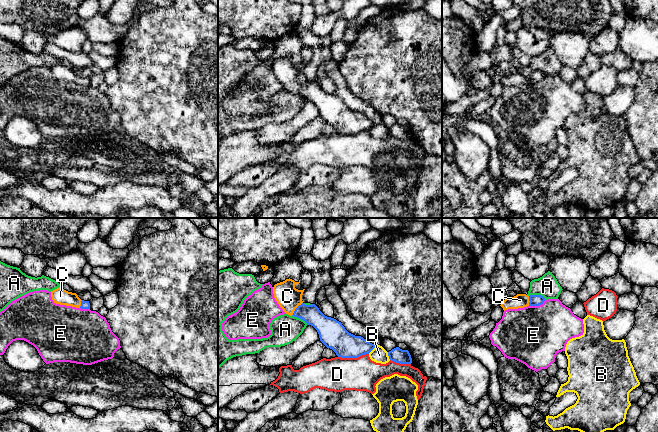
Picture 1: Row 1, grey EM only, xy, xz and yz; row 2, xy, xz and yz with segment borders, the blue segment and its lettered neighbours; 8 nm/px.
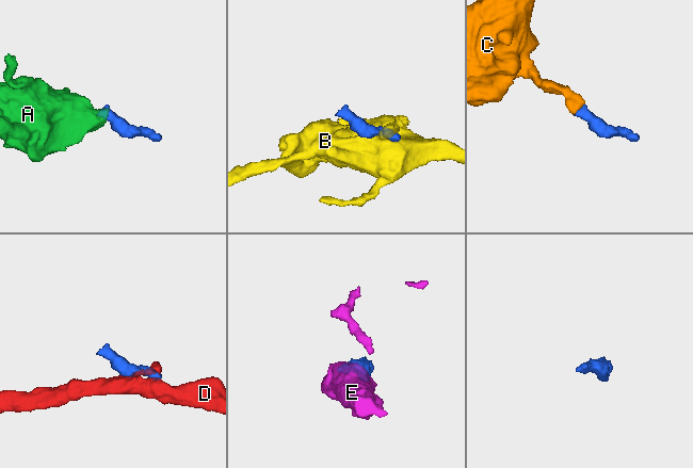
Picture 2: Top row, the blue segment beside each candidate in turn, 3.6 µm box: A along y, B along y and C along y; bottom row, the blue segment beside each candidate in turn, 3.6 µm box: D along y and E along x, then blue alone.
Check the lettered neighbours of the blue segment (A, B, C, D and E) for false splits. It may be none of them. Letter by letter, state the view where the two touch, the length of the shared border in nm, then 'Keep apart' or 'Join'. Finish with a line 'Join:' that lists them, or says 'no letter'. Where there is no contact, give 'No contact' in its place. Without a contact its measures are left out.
A: Touches blue in yz. Shared border 140 nm. Keep apart
B: Touches blue in xz. Shared border 110 nm. Keep apart
C: Touches blue in xz. Shared border 140 nm. Join
D: Touches blue in xz. Shared border 260 nm. Keep apart
E: Touches blue in yz. Shared border 140 nm. Keep apart
Join: C

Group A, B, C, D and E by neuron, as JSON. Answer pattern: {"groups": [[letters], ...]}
{"groups": [["A"], ["B"], ["C"], ["D"], ["E"]]}

